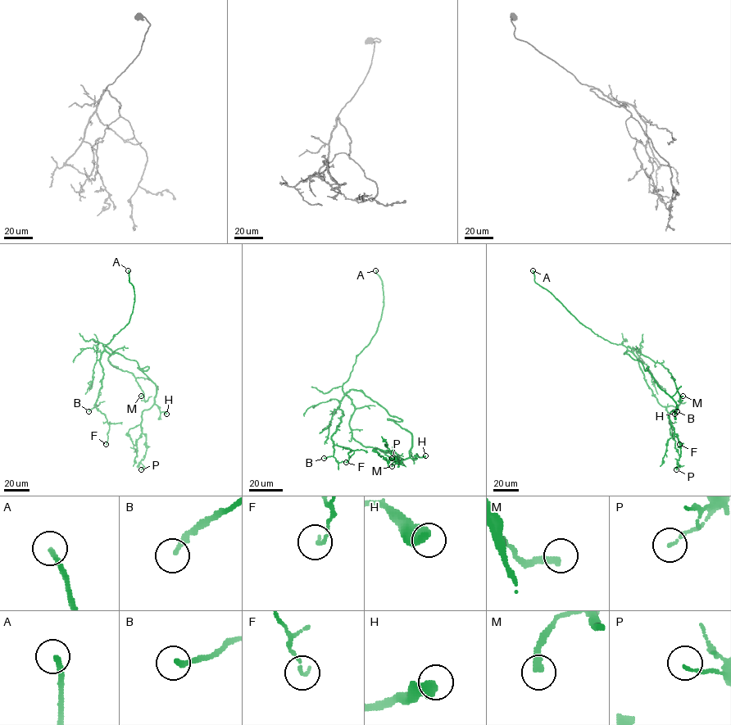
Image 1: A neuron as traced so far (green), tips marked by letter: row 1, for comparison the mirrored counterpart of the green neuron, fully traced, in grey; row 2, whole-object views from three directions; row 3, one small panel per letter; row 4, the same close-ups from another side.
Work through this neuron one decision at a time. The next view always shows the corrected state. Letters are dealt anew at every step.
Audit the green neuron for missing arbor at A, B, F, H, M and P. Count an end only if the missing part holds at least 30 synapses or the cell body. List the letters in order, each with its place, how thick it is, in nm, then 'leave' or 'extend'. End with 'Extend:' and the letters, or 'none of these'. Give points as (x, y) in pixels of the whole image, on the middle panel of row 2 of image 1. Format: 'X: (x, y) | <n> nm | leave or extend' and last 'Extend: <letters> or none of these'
A: (375, 270) | 220 nm | extend
B: (324, 458) | 220 nm | leave
F: (346, 462) | 140 nm | leave
H: (425, 455) | 550 nm | extend
M: (392, 466) | 320 nm | leave
P: (392, 458) | 110 nm | leave
Extend: A, H

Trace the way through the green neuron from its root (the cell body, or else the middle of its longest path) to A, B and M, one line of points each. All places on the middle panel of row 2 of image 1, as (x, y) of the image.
A: (381, 406), (359, 391), (344, 393), (342, 390), (356, 356), (369, 343), (381, 317), (383, 283), (375, 270)
B: (381, 406), (360, 391), (350, 389), (338, 407), (343, 415), (331, 437), (334, 453), (324, 458)
M: (381, 406), (359, 391), (350, 389), (344, 393), (355, 408), (349, 422), (352, 437), (393, 459), (392, 466)

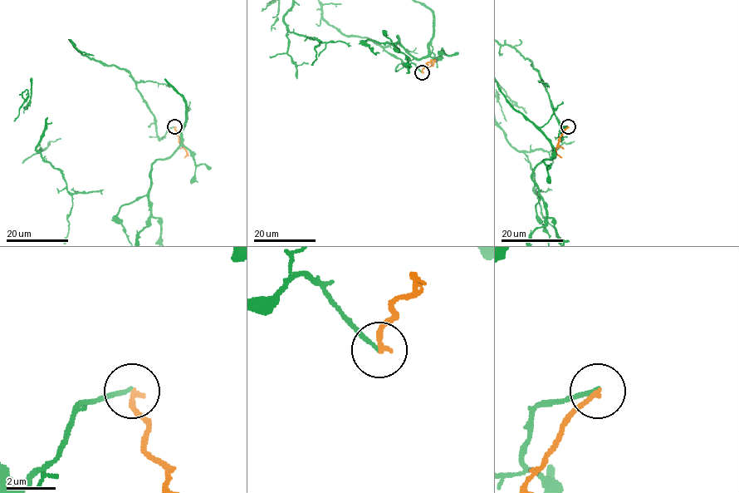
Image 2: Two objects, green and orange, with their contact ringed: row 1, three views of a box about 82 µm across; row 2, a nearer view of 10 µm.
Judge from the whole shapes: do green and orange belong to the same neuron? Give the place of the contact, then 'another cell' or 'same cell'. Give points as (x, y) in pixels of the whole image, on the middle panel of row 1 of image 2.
place (422, 72); same cell

